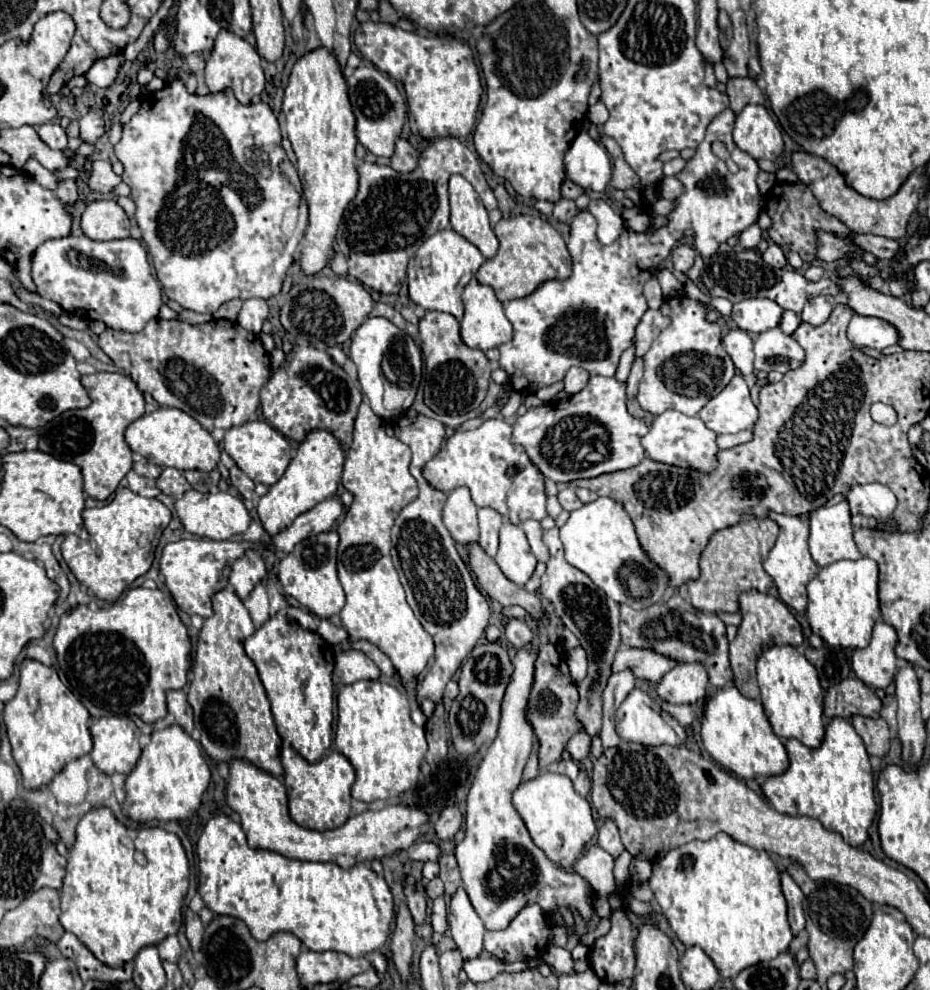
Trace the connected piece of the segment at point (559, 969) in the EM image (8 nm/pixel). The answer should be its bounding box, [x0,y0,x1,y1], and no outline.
[543,945,573,973]

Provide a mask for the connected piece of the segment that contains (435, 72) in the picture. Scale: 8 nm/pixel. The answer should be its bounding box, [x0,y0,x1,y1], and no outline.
[353,21,483,139]

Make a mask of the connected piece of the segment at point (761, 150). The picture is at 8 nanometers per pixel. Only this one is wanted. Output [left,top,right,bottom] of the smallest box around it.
[735,105,783,161]

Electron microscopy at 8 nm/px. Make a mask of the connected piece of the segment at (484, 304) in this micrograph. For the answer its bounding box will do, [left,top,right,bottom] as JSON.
[461,281,513,351]

